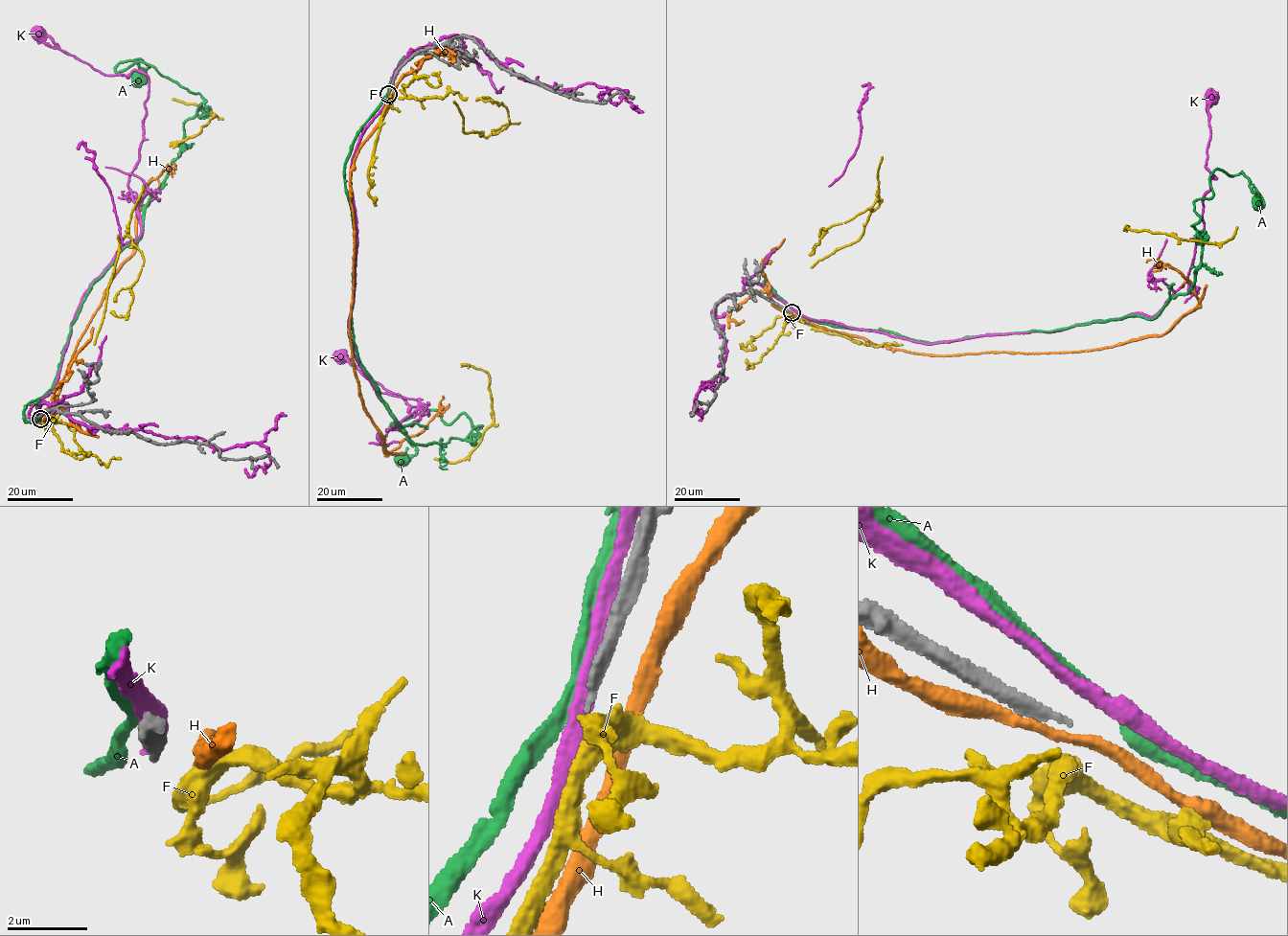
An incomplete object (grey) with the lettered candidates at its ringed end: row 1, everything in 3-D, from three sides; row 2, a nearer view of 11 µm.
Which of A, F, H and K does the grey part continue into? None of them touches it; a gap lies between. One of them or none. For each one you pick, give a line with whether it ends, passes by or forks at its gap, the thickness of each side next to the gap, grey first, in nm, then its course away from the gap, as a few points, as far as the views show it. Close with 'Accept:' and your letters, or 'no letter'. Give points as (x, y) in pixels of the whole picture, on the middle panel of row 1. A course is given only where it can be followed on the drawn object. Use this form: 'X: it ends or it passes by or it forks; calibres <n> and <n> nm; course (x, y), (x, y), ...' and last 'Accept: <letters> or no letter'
Accept: no letter

